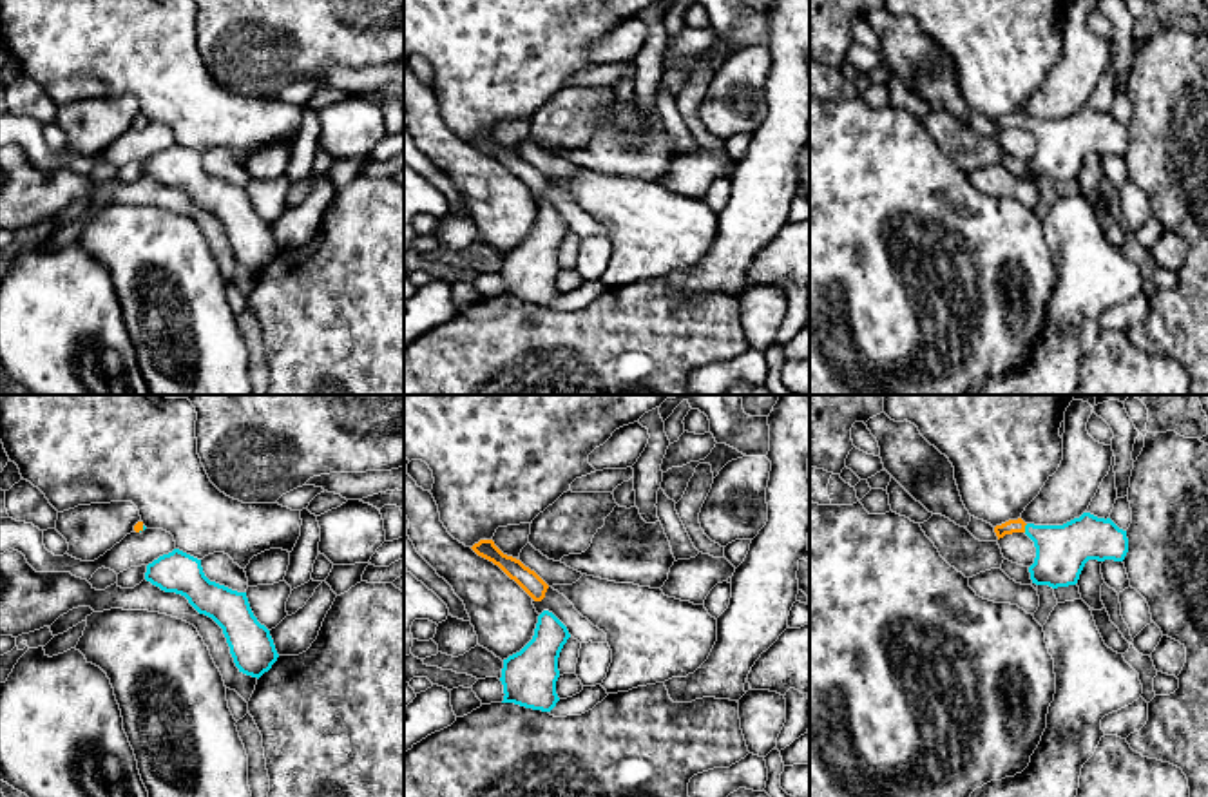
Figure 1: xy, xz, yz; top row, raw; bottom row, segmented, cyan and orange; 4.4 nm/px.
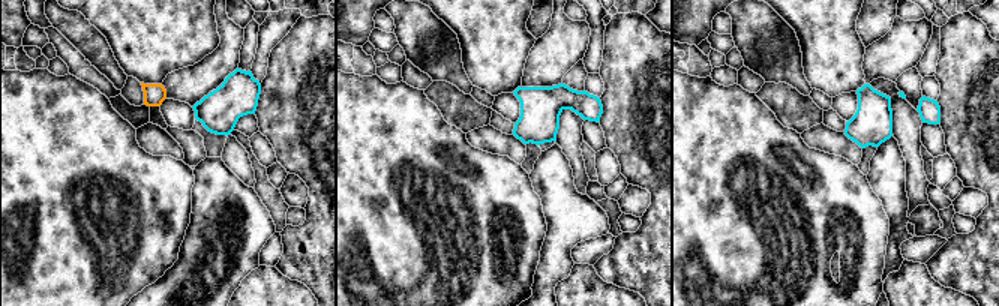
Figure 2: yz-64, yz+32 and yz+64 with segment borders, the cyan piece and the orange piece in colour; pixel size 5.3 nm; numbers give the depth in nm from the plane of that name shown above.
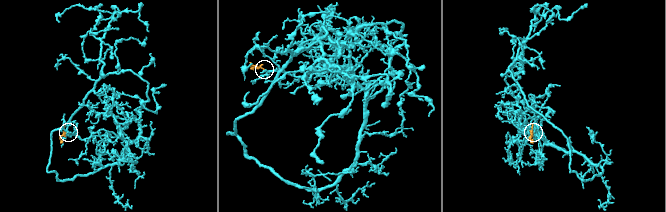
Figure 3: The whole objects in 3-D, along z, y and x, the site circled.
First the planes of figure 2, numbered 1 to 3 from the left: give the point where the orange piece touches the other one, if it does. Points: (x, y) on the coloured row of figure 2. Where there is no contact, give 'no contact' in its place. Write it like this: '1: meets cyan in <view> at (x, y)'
1: no contact
2: no contact
3: no contact

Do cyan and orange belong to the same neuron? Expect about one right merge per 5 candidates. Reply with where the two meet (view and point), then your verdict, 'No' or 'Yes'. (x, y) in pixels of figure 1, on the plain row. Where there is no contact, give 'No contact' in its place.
Touches cyan at yz (1025, 122). Yes

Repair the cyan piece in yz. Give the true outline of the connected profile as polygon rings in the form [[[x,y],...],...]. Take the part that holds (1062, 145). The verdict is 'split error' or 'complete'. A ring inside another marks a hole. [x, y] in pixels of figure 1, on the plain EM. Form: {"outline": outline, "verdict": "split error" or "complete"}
{"outline": [[[1083,107],[1063,120],[1034,120],[1021,112],[994,121],[1000,132],[1025,127],[1036,141],[1034,158],[1029,161],[1036,179],[1052,183],[1076,179],[1088,154],[1123,156],[1128,147],[1127,125],[1110,112]]], "verdict": "split error"}

